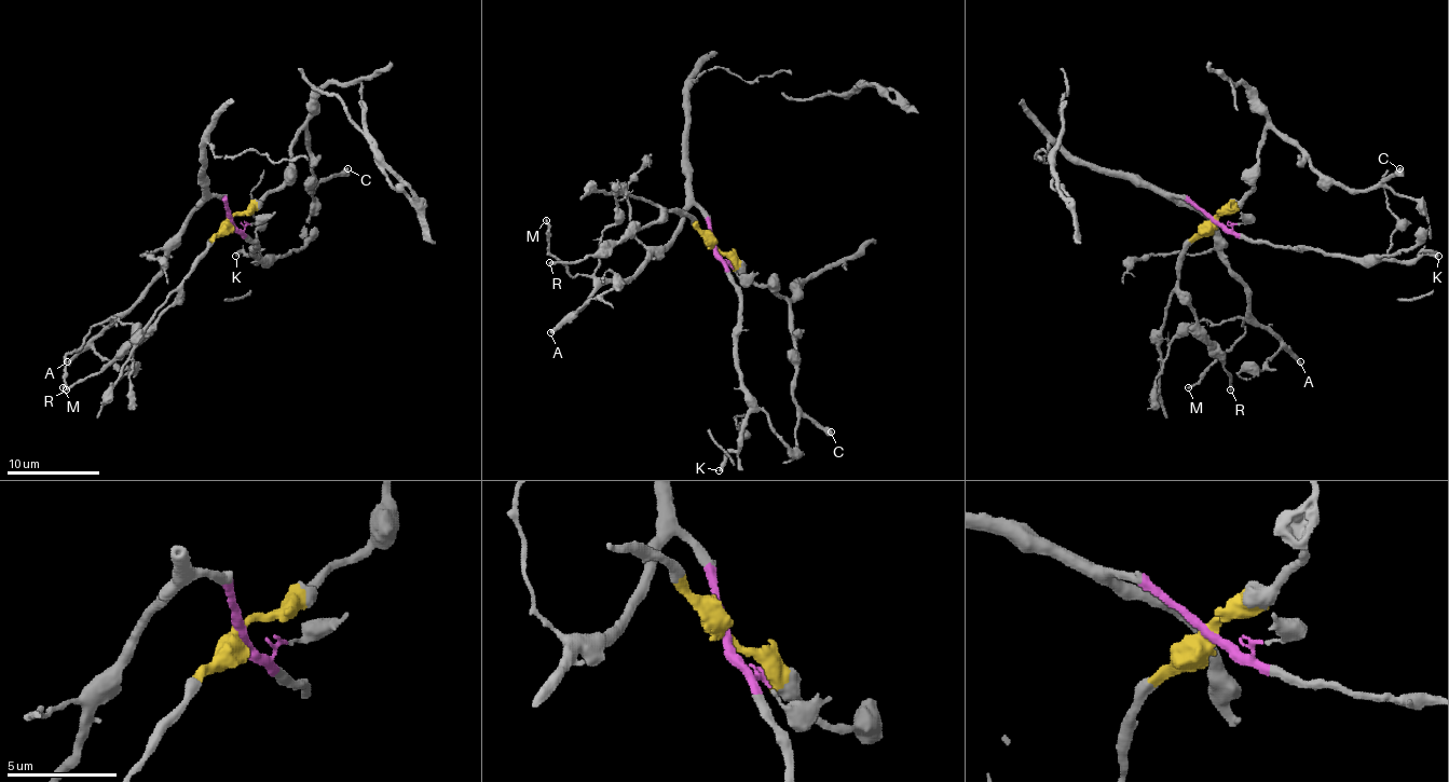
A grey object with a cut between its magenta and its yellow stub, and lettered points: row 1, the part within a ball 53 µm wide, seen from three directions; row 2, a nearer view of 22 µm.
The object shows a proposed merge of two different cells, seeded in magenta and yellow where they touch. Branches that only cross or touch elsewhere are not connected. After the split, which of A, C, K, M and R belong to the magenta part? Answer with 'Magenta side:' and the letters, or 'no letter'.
Magenta side: A, K, M

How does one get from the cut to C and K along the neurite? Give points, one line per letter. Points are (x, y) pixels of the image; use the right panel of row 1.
C: (1213, 219), (1252, 189), (1259, 142), (1268, 128), (1280, 132), (1324, 177), (1351, 189), (1375, 189), (1399, 168)
K: (1213, 219), (1266, 245), (1411, 261), (1421, 251), (1432, 251), (1439, 256)

